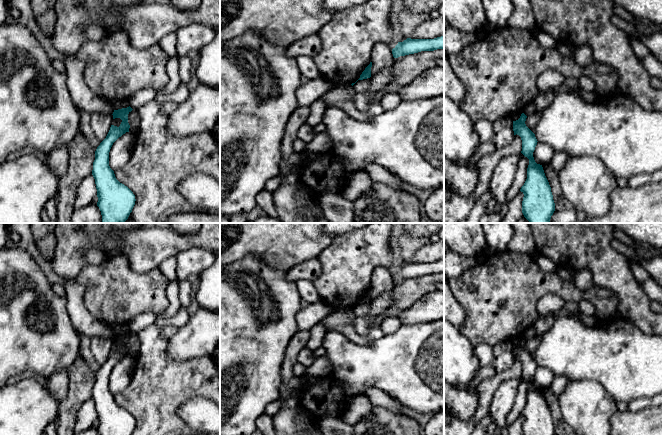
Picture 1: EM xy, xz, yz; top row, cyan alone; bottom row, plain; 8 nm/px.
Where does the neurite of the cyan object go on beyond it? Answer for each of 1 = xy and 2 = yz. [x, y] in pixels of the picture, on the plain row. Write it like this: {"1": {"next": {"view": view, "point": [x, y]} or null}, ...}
{"1": {"next": null}, "2": {"next": null}}

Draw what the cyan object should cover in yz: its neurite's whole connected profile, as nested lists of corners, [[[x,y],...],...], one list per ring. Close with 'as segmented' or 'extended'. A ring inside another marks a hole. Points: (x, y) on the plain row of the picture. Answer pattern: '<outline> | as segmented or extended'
[[[522,337],[518,344],[513,345],[514,359],[519,359],[522,364],[521,377],[529,383],[527,403],[520,413],[524,418],[522,435],[555,435],[551,411],[543,391],[537,388],[533,381],[538,365],[535,358],[526,350],[526,342],[527,340]]] | as segmented

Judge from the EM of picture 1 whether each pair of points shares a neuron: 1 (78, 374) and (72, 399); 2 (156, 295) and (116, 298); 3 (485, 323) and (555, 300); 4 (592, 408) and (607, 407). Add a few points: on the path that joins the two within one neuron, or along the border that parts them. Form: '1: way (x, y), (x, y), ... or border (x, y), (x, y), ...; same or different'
1: way (78, 380), (78, 393); same
2: way (146, 294), (126, 294); same
3: border (558, 295), (545, 293), (537, 302), (538, 314); different
4: way (596, 407), (603, 407); same

